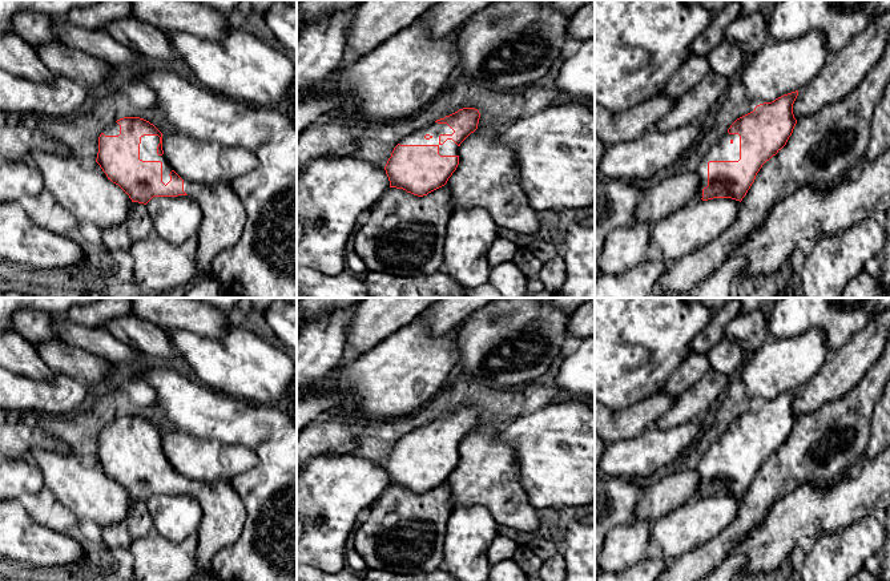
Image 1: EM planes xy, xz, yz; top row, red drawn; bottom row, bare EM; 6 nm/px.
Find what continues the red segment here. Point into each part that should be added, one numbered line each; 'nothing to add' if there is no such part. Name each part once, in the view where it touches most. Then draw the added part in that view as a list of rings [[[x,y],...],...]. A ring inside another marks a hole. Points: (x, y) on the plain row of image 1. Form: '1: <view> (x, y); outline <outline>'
1: xz (448, 446); outline [[[432,420],[412,432],[400,437],[400,443],[438,443],[440,453],[459,453],[459,444],[447,437],[443,443],[439,441],[440,432],[452,432],[454,428],[447,421]]]

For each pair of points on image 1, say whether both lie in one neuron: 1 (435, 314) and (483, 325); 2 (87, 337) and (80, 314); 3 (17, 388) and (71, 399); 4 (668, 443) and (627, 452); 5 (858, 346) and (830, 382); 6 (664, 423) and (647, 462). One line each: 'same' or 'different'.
1: different
2: different
3: same
4: same
5: same
6: different

